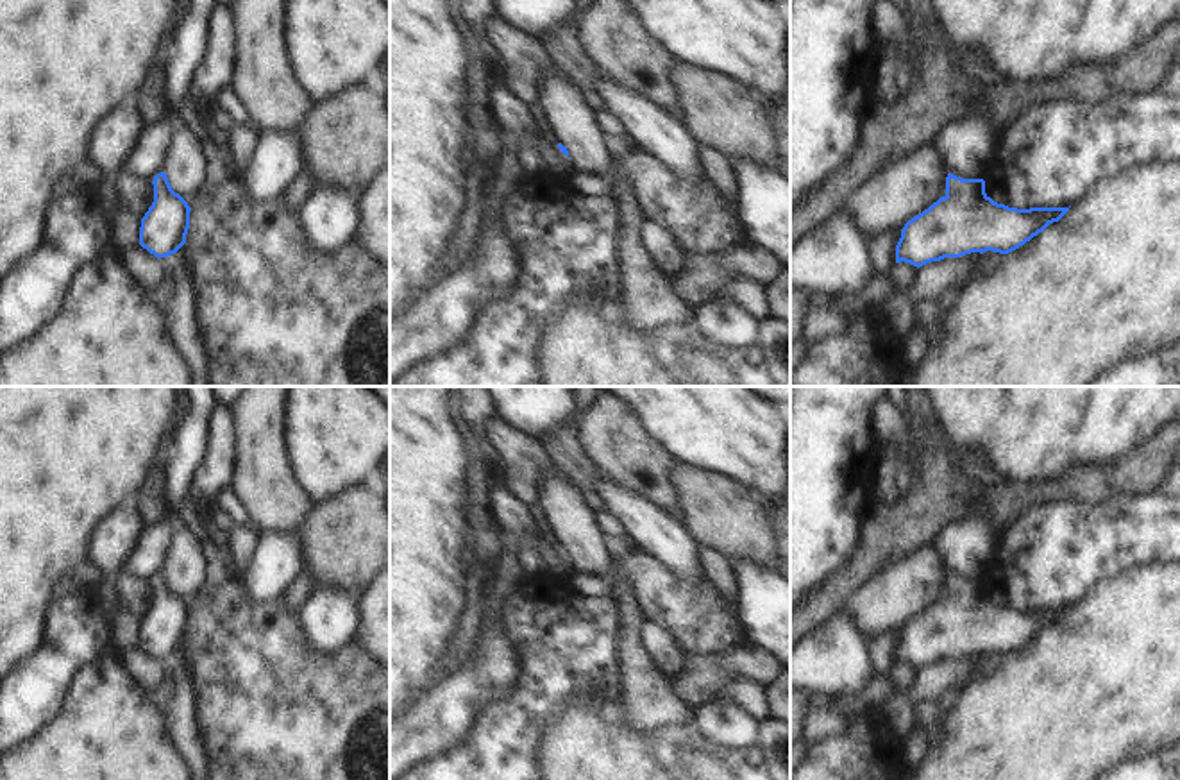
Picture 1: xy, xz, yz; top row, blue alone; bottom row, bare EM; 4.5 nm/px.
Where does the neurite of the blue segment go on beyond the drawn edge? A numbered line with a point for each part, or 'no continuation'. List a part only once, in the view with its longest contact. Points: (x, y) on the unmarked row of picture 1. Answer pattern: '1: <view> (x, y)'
no continuation

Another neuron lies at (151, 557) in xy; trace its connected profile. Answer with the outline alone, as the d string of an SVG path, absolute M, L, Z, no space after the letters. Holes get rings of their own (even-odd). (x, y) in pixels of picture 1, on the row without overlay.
M175 513L159 526L148 526L123 571L152 583L154 578L164 571L181 528L182 524Z

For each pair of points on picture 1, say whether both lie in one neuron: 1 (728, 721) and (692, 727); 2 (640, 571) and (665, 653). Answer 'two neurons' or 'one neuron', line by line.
1: two neurons
2: two neurons

